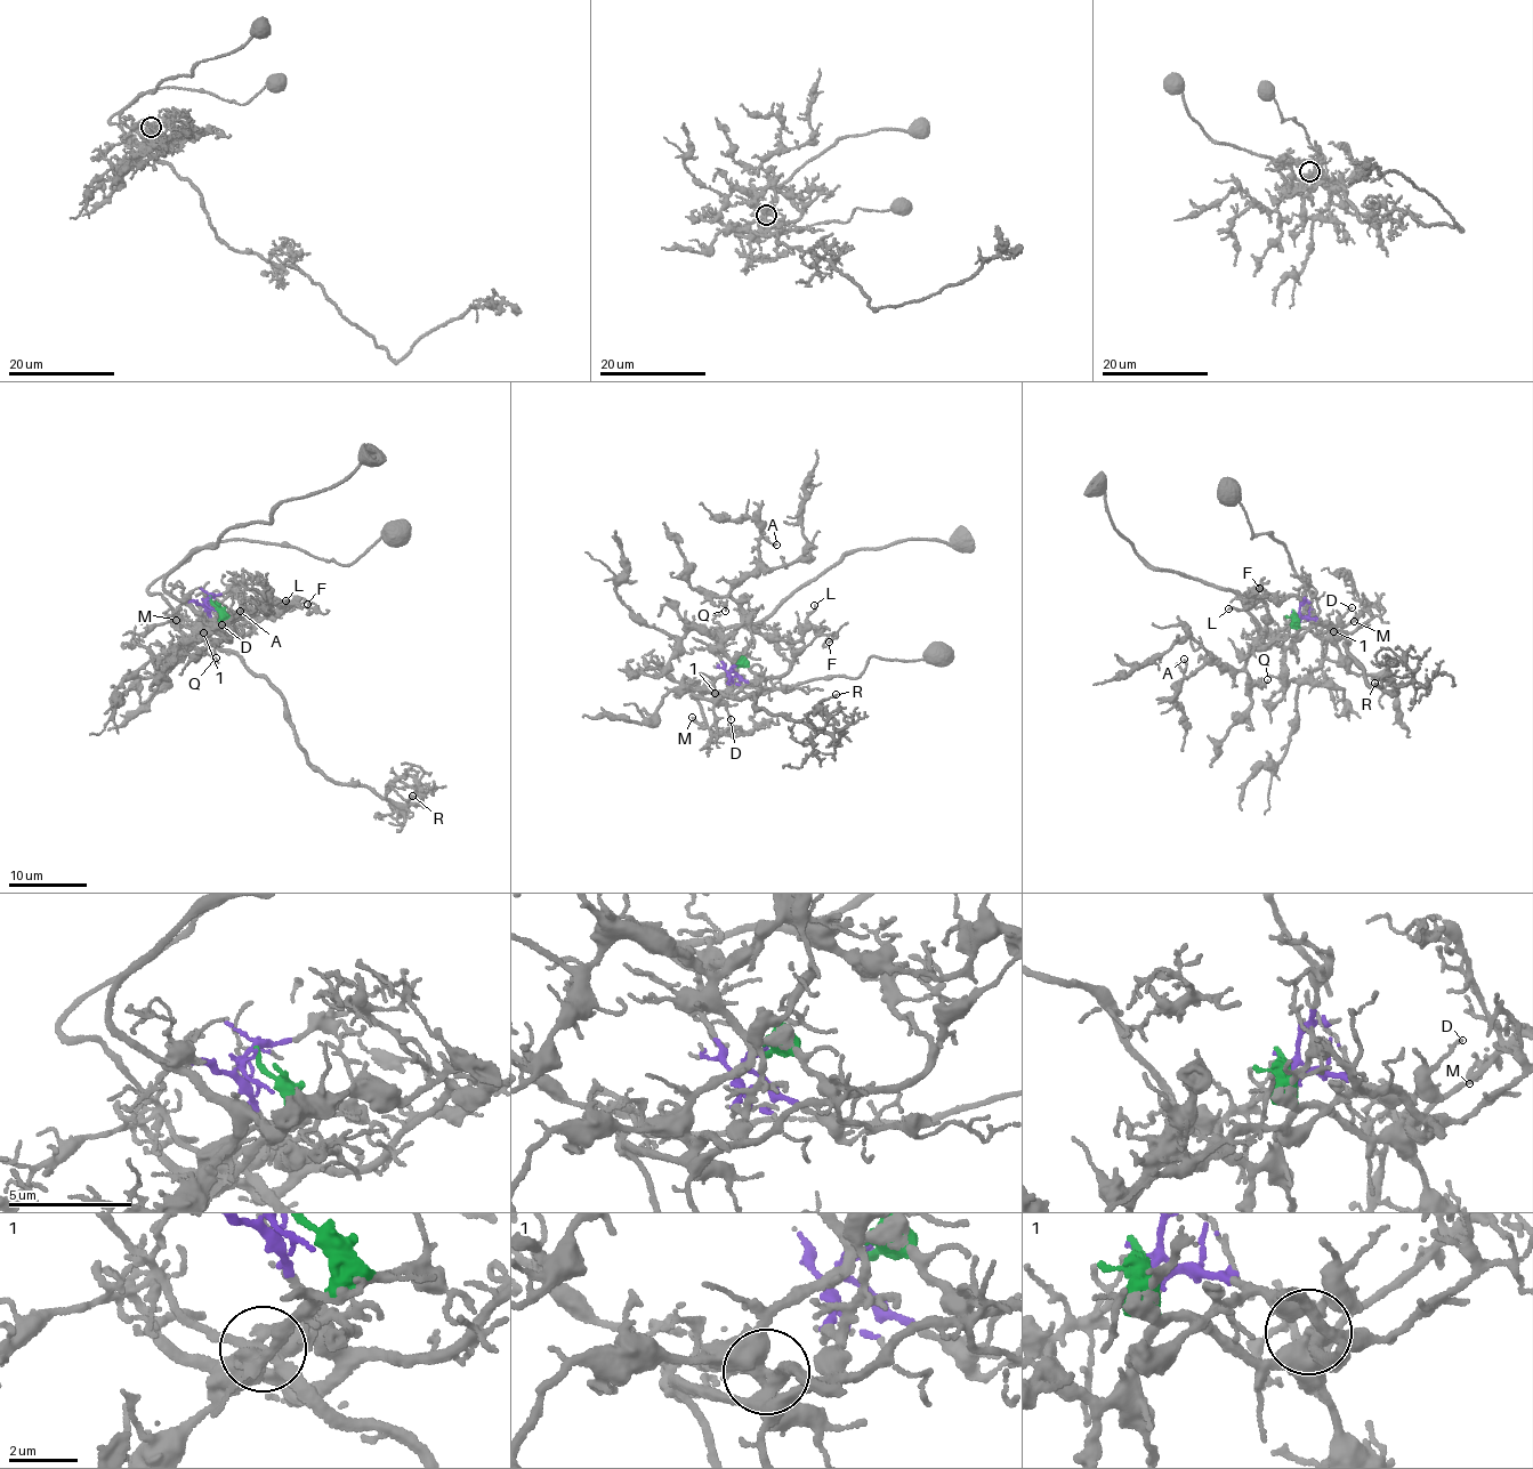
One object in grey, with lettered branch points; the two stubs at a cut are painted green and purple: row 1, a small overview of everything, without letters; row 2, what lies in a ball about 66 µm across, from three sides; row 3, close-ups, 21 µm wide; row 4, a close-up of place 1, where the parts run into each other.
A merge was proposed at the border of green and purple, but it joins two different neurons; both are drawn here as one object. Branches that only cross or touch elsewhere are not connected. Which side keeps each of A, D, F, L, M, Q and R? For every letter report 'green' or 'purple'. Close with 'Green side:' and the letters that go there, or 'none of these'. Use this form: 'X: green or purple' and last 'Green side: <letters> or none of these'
A: green
D: green
F: purple
L: green
M: purple
Q: green
R: purple
Green side: A, D, L, Q

